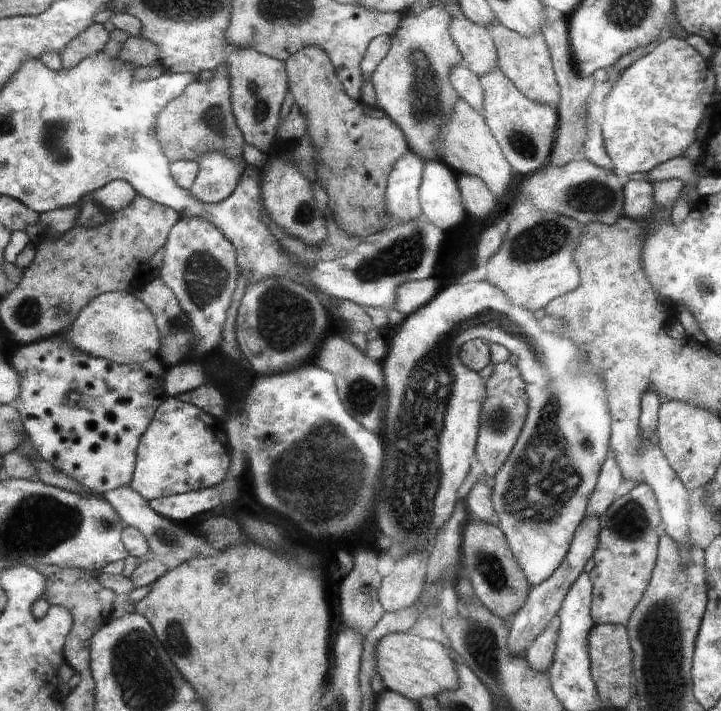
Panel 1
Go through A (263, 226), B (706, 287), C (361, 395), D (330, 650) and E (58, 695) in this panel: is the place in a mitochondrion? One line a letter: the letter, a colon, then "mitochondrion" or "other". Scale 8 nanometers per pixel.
A: other
B: mitochondrion
C: mitochondrion
D: other
E: other

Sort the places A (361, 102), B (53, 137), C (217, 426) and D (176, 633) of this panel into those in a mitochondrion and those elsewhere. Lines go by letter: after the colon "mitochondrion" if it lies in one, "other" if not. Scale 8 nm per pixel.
A: other
B: mitochondrion
C: other
D: mitochondrion

